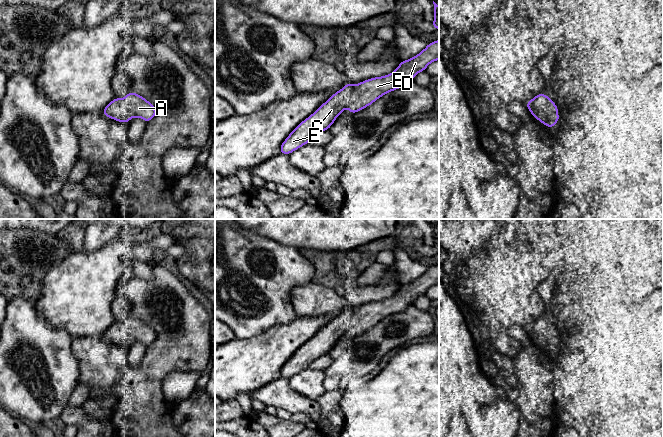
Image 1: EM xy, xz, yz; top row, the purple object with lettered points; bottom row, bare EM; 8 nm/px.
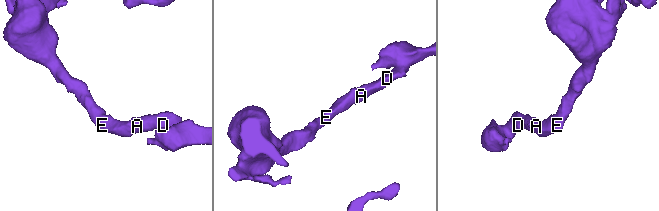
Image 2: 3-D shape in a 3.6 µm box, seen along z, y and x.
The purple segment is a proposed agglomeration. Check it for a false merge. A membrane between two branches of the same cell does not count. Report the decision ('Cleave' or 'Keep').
Keep

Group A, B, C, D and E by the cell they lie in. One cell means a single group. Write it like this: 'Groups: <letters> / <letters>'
Groups: A B C D E

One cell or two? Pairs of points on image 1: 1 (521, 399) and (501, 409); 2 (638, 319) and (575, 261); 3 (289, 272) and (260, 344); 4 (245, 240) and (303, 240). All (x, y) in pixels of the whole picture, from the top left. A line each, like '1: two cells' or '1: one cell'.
1: two cells
2: two cells
3: two cells
4: two cells

